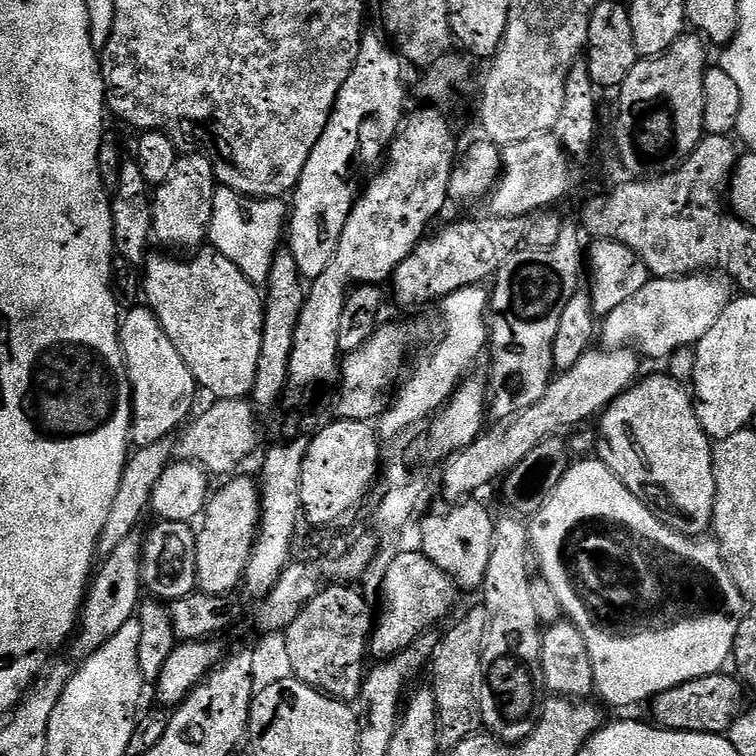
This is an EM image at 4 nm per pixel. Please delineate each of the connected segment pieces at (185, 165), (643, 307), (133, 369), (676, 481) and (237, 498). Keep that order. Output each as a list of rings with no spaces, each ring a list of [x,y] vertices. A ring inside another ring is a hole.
[[[182,154],[174,162],[174,171],[166,182],[155,185],[152,197],[152,234],[168,248],[196,250],[208,239],[208,227],[214,210],[216,170],[203,154]]]
[[[693,274],[691,276],[669,276],[667,278],[652,278],[634,298],[630,298],[618,310],[614,310],[608,316],[603,317],[602,327],[598,336],[605,349],[626,348],[631,346],[641,357],[653,356],[654,359],[663,361],[679,348],[691,348],[697,344],[718,322],[722,310],[726,310],[730,299],[729,285],[723,279],[712,274]]]
[[[132,306],[127,311],[123,313],[120,322],[120,345],[124,351],[124,371],[127,372],[128,382],[132,386],[131,443],[136,448],[145,448],[154,446],[154,442],[169,439],[173,435],[171,432],[175,433],[193,415],[192,403],[196,400],[198,385],[194,374],[190,374],[190,366],[182,362],[182,354],[174,350],[174,342],[166,338],[166,330],[162,330],[152,309],[147,306]]]
[[[667,374],[646,376],[637,379],[631,388],[604,409],[598,420],[600,436],[598,432],[595,451],[599,460],[626,486],[626,490],[642,501],[664,525],[683,536],[703,537],[711,529],[716,501],[713,441],[702,430],[693,397],[685,385]]]
[[[233,475],[220,489],[213,491],[204,508],[202,523],[196,533],[199,591],[211,596],[226,596],[241,587],[246,562],[260,530],[260,485],[248,476]]]

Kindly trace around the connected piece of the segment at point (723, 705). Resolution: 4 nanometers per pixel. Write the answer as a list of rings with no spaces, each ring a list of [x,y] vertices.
[[[718,671],[658,694],[650,704],[653,716],[651,719],[659,727],[675,732],[705,732],[715,736],[727,733],[730,725],[746,706],[746,688],[735,675],[724,675],[723,671]]]

